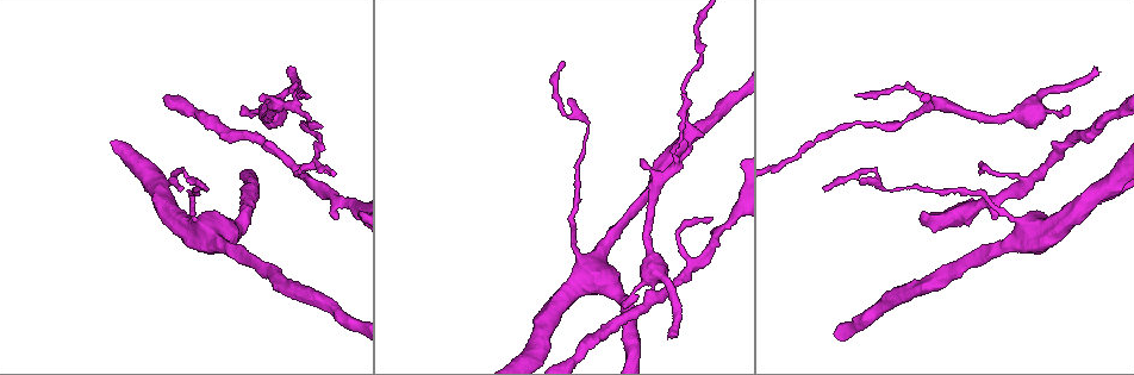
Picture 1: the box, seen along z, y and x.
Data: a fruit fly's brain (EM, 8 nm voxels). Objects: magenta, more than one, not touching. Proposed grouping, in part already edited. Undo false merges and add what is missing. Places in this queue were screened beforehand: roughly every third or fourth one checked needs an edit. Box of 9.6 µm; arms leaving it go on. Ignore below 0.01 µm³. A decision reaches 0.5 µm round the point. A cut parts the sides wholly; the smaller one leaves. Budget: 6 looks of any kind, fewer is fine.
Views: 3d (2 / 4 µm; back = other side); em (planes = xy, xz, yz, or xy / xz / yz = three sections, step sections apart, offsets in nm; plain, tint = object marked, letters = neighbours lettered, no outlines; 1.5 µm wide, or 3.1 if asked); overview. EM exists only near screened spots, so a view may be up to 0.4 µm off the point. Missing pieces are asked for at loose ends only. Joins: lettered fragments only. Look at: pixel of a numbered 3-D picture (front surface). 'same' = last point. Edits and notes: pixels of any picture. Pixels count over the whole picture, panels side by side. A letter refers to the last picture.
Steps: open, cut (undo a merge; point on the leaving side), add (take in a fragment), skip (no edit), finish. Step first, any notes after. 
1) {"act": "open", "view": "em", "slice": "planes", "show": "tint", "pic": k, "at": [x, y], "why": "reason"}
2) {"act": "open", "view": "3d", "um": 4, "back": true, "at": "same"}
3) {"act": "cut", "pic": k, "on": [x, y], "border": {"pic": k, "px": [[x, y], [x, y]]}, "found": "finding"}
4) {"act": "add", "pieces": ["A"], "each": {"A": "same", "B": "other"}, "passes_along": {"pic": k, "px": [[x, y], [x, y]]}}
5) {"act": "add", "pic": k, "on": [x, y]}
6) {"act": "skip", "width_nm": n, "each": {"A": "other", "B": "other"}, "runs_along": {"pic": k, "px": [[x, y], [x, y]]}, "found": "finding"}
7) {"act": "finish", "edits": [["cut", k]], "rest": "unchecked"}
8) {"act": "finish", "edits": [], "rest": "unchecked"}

{"act": "open", "view": "em", "slice": "planes", "show": "tint", "pic": 1, "at": [241, 221], "why": "thick turns thin"}

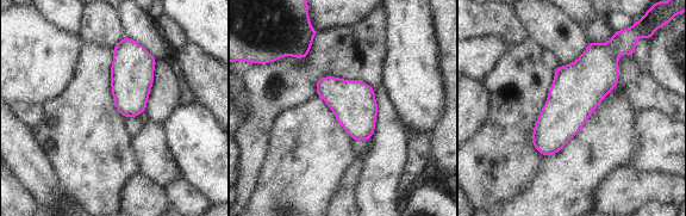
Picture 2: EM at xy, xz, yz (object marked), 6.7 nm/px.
{"act": "open", "view": "em", "slice": "planes", "show": "letters", "at": "same", "why": "what lies round it"}

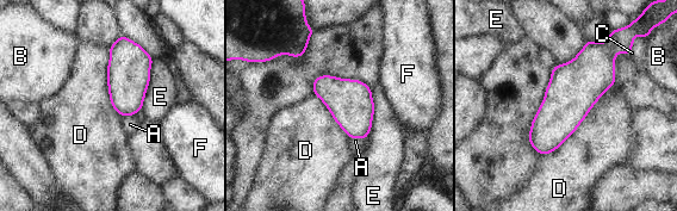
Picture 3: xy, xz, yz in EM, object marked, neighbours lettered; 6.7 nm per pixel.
{"act": "skip", "width_nm": 300, "each": {"A": "other", "B": "other", "C": "other", "D": "other", "E": "other", "F": "other"}, "border": {"pic": 3, "px": [[614, 84], [542, 155]]}, "found": "continuous, no second neuron"}

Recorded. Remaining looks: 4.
{"act": "open", "view": "em", "slice": "xy", "step": 4, "show": "letters", "pic": 1, "at": [676, 337], "why": "branch stops here"}

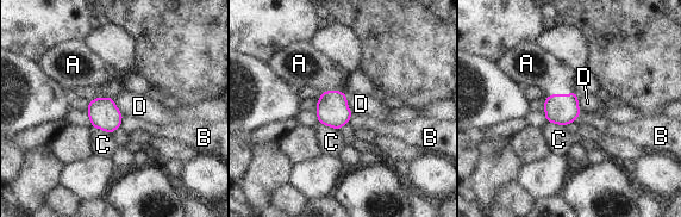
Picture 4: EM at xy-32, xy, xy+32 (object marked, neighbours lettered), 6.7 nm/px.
{"act": "add", "pieces": ["A"], "each": {"A": "same", "B": "other", "C": "other", "D": "other"}, "passes_along": {"pic": 4, "px": [[562, 110], [557, 93], [532, 66]]}, "found": "the neuron continues"}

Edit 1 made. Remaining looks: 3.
{"act": "open", "view": "em", "slice": "planes", "show": "letters", "pic": 1, "at": [997, 217], "why": "an open end"}

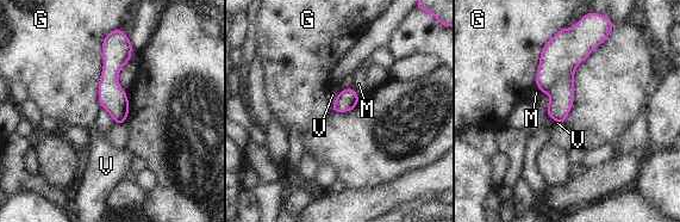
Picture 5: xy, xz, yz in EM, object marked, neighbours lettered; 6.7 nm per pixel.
{"act": "skip", "each": {"G": "other", "M": "other", "V": "other"}, "runs_along": {"pic": 5, "px": [[107, 42], [111, 96], [120, 121]]}, "found": "no lettered fragment goes on from it"}

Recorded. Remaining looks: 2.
{"act": "finish", "edits": [["add", 4]], "rest": "unchecked"}

